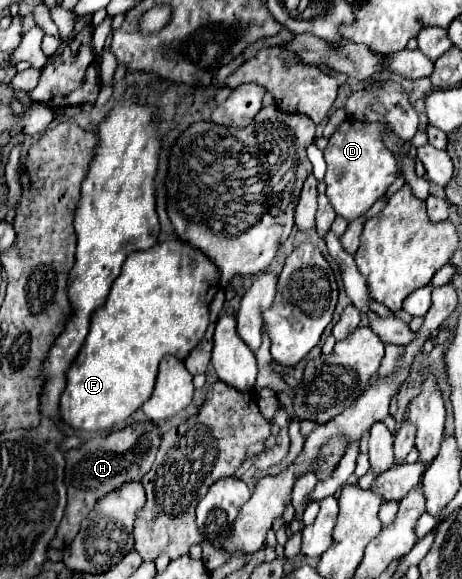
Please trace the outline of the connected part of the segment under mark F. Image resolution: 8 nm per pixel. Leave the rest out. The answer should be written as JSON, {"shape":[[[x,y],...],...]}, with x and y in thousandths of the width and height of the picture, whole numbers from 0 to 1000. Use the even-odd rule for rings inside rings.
{"shape":[[[394,415],[338,418],[329,428],[281,439],[260,477],[247,484],[229,522],[203,535],[195,553],[195,573],[143,642],[143,670],[130,684],[130,718],[139,732],[165,743],[229,743],[255,729],[268,729],[294,712],[329,680],[342,629],[359,611],[377,611],[398,622],[416,601],[442,584],[450,563],[450,528],[472,504],[476,470],[463,453]]]}

